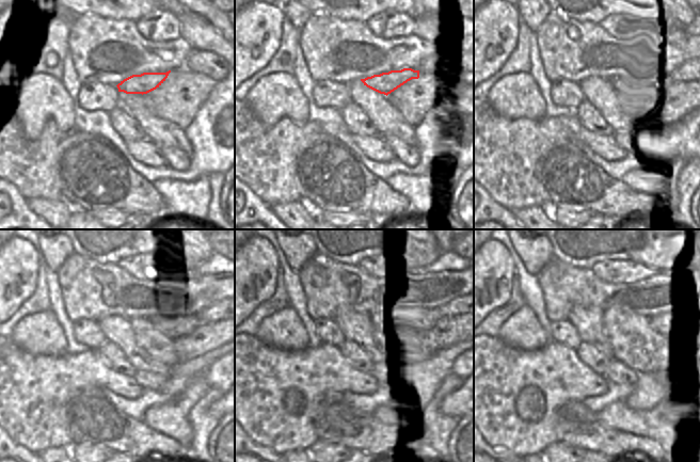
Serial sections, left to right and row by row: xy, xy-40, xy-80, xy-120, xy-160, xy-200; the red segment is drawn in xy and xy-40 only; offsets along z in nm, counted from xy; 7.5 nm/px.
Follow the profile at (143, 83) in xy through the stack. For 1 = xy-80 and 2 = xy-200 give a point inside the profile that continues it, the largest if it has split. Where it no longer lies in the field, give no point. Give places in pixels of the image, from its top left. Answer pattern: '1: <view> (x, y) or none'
1: xy-80 (632, 80)
2: xy-200 (656, 321)

